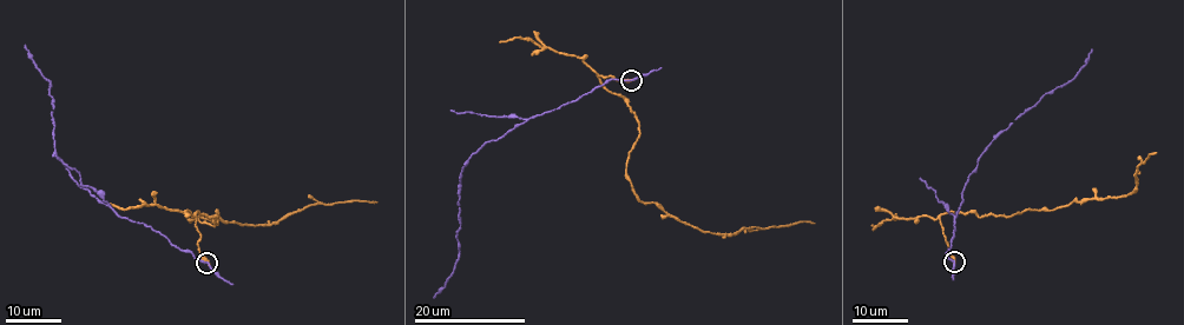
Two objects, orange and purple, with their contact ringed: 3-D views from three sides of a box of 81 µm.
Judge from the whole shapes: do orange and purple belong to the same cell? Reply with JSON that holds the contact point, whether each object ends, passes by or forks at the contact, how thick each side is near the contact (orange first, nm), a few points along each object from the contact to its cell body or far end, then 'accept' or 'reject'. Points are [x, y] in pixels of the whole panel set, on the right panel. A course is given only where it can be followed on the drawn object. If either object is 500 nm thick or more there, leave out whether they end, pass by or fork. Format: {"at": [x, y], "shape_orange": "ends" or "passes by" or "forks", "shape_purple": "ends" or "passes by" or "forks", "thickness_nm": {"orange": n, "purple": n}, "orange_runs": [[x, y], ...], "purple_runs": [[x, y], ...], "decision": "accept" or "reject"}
{"at": [954, 262], "thickness_nm": {"orange": 550, "purple": 190}, "orange_runs": [[954, 260], [939, 220], [944, 213], [1011, 217], [1023, 211], [1132, 193], [1138, 165], [1156, 152]], "purple_runs": [[954, 262], [946, 254], [977, 159], [1041, 97], [1067, 84], [1092, 50]], "decision": "reject"}

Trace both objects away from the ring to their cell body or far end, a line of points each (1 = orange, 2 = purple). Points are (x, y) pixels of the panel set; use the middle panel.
1: (630, 80), (600, 75), (639, 124), (626, 177), (642, 201), (702, 231), (732, 234), (814, 223)
2: (630, 80), (606, 80), (578, 99), (528, 118), (472, 154), (459, 179), (455, 263), (434, 297)

